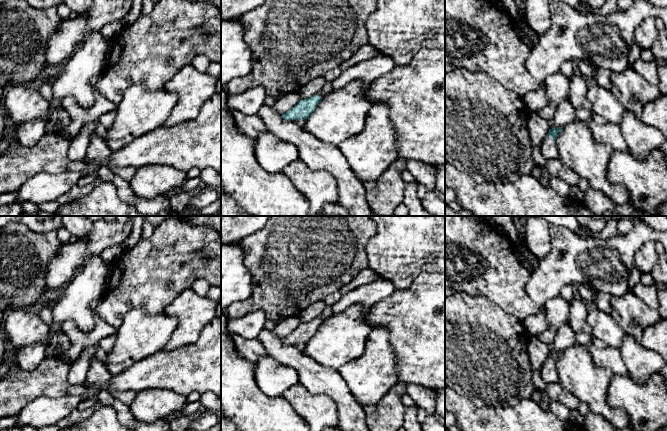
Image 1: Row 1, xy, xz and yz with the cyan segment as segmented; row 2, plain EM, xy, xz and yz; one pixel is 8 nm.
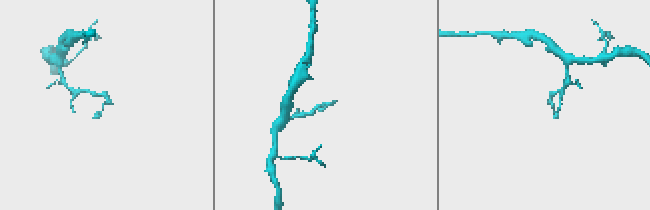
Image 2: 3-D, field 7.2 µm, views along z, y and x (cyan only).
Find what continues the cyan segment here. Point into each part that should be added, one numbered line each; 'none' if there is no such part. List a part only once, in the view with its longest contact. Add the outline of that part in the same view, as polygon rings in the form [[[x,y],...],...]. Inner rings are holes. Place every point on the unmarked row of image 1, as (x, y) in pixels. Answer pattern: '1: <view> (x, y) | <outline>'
1: yz (548, 373) | [[[548,358],[545,361],[542,370],[540,371],[540,375],[546,384],[559,382],[556,368]]]

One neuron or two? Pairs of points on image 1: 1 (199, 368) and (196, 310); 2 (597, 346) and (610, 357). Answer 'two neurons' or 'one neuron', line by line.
1: two neurons
2: one neuron

